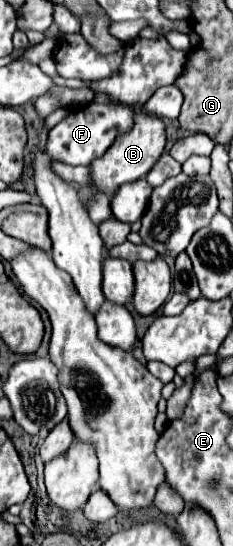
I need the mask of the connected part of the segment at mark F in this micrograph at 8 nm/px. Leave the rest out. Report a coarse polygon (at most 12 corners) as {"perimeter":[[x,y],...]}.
{"perimeter":[[89,103],[49,131],[61,163],[91,165],[119,133],[131,107]]}

